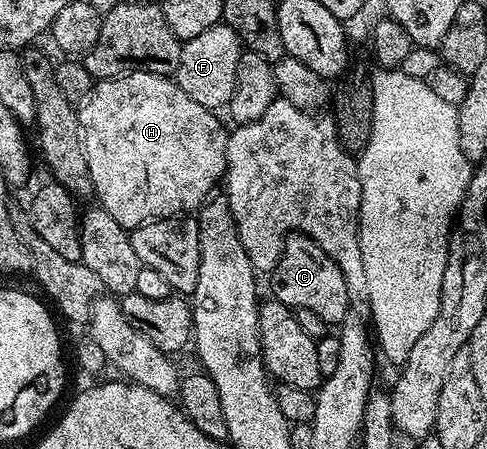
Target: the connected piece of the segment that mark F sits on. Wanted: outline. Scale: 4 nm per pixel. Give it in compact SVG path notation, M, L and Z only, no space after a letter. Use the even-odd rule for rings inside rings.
M224 21L216 23L211 29L203 29L203 33L182 42L181 52L177 54L175 81L191 101L199 101L199 105L210 109L224 108L233 92L242 54L241 38Z

